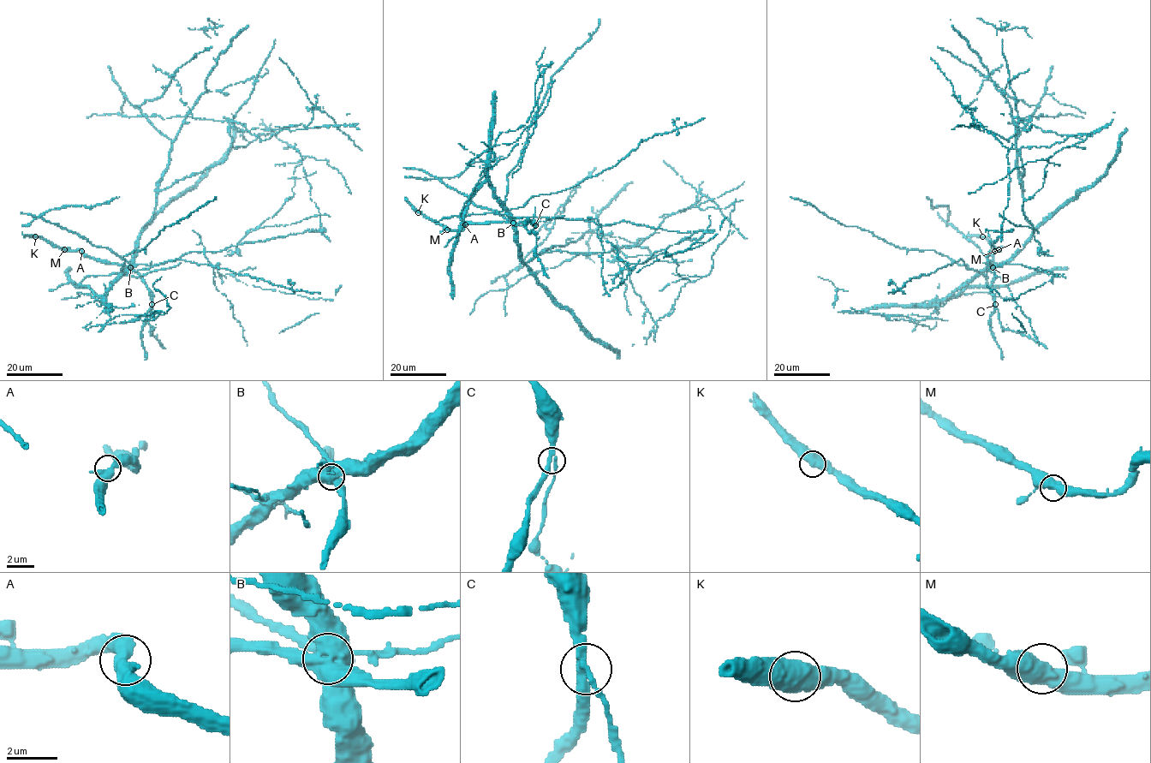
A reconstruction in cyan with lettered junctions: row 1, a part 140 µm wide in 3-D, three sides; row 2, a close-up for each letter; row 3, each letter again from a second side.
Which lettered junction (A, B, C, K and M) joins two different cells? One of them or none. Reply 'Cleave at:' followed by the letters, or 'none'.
Cleave at: B

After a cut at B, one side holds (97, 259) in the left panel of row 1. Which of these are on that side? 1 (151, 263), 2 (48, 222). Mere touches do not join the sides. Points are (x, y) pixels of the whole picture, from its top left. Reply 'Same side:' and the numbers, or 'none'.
Same side: none

